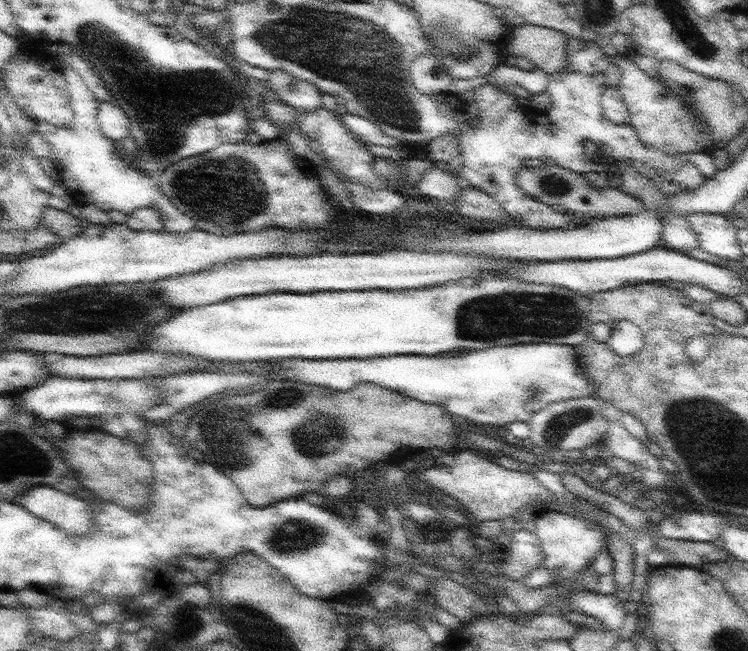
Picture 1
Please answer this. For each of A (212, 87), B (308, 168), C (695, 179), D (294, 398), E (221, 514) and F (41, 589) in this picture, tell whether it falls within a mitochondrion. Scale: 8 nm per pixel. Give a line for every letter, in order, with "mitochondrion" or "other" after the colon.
A: mitochondrion
B: other
C: other
D: mitochondrion
E: other
F: other

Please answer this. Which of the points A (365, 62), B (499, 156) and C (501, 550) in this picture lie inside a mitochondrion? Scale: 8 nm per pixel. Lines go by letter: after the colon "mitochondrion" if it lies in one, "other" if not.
A: mitochondrion
B: other
C: other

